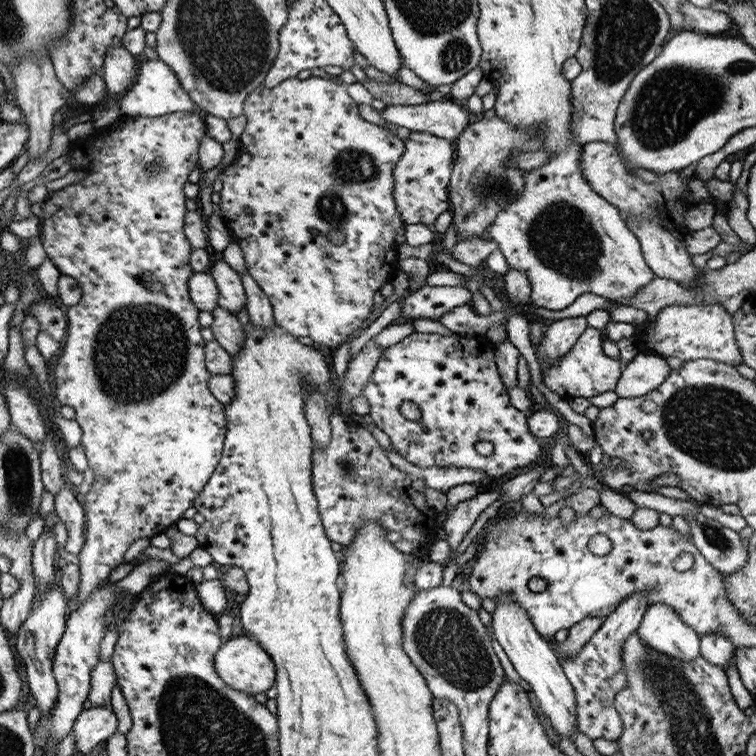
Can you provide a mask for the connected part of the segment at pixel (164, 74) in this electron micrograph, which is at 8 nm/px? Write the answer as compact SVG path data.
M147 59L141 62L141 64L137 66L133 82L119 97L119 114L121 117L141 116L157 118L157 116L163 116L163 114L171 114L177 111L194 113L198 108L187 96L187 93L179 86L177 77L173 74L173 71L159 59Z

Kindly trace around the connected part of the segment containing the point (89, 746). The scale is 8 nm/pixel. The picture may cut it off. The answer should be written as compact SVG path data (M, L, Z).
M112 706L81 709L72 726L75 750L80 754L91 752L97 743L117 732L117 716Z

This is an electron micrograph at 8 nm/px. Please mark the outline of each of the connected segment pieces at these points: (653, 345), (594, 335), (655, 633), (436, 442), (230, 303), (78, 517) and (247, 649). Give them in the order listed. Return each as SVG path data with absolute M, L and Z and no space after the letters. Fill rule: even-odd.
M670 304L657 311L654 321L645 322L636 342L639 350L655 353L662 359L667 356L675 356L681 361L708 358L735 367L742 362L734 339L732 315L721 304Z
M607 321L603 330L592 327L586 329L578 336L575 344L561 358L547 365L542 373L542 382L549 391L563 397L565 400L575 396L589 399L591 396L607 391L614 391L617 379L622 368L618 360L607 358L602 351L604 340L617 342L622 338L634 335L634 325L624 322Z
M665 604L648 606L635 634L644 642L645 648L671 659L693 662L700 655L695 630L685 626L673 608Z
M414 331L382 350L367 384L363 386L362 396L369 405L368 414L372 422L389 437L392 450L396 450L407 463L419 468L472 468L484 472L493 480L539 462L543 450L539 447L536 437L529 432L523 412L509 402L508 392L503 388L503 381L494 363L494 347L484 336ZM405 400L413 402L419 408L421 417L417 421L406 420L399 413L399 405ZM479 440L491 442L493 450L490 455L479 455L473 449L475 442Z
M221 258L213 262L207 273L212 276L218 290L217 305L235 315L246 305L240 275Z
M67 481L53 497L55 514L66 530L64 549L76 555L84 543L83 525L86 522L83 504L77 501L76 491Z
M237 637L228 640L220 646L213 660L213 667L217 676L233 690L253 697L258 692L265 692L274 686L275 665L265 651L261 649L258 642L253 638Z

